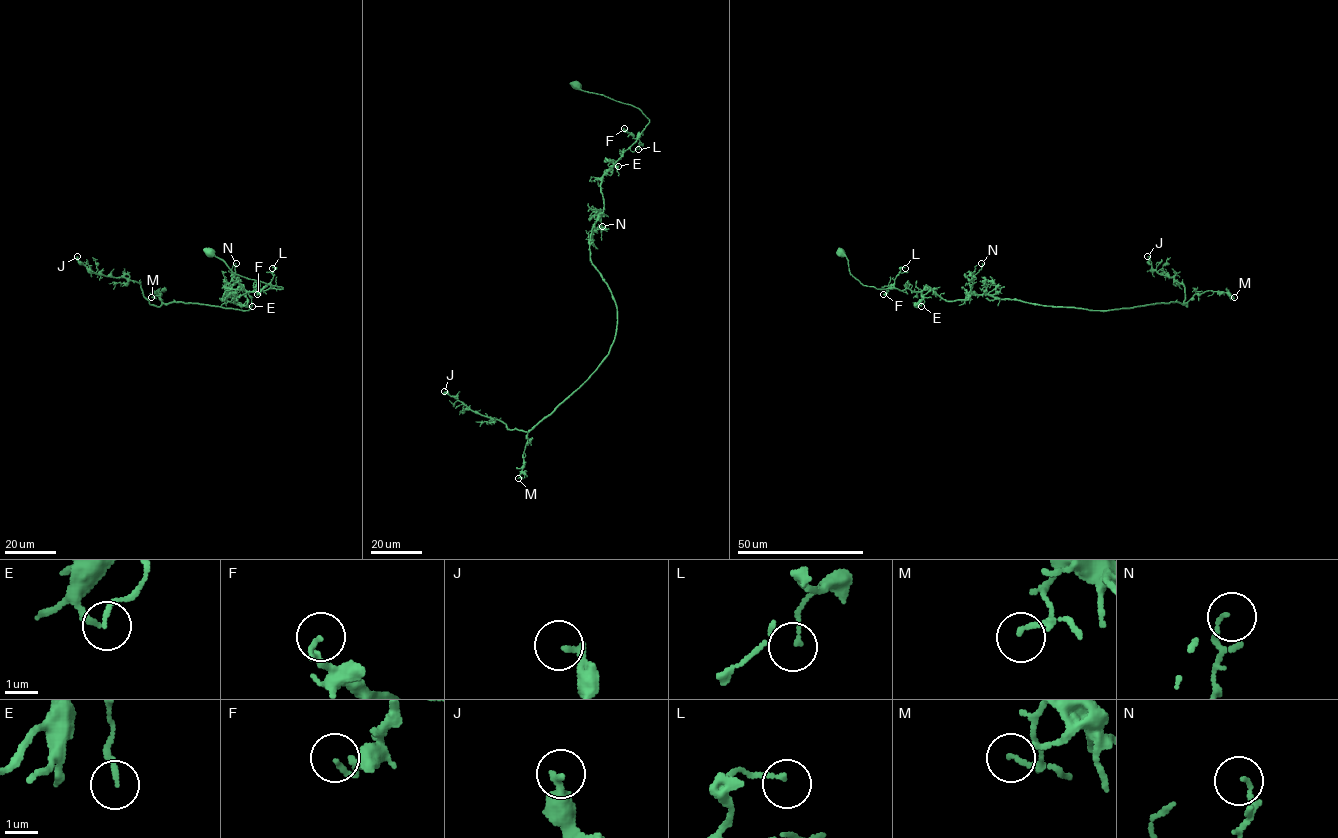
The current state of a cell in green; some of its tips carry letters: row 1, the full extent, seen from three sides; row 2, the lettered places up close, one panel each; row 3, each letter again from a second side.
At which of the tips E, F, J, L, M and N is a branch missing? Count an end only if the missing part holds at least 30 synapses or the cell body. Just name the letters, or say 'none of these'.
J

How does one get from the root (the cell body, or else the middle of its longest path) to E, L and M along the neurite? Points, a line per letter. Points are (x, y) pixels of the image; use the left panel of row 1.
E: (210, 252), (238, 275), (283, 288), (249, 291), (252, 306)
L: (210, 252), (238, 275), (283, 289), (271, 287), (274, 269), (272, 268)
M: (210, 252), (238, 275), (283, 289), (224, 296), (248, 310), (151, 297)

